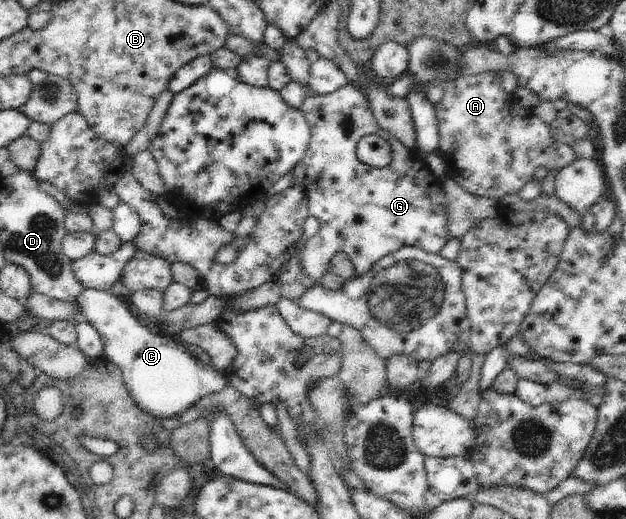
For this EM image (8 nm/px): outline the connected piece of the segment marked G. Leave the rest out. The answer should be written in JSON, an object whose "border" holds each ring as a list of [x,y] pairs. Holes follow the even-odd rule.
{"border":[[[348,83],[346,86],[340,87],[338,90],[335,90],[333,93],[328,93],[325,95],[316,95],[313,94],[306,98],[302,103],[302,106],[299,108],[299,111],[304,115],[304,118],[307,120],[311,130],[311,139],[304,152],[301,161],[305,164],[307,168],[306,178],[304,178],[303,183],[305,184],[305,189],[307,190],[307,195],[309,198],[309,216],[314,216],[319,224],[319,231],[311,236],[306,238],[301,246],[299,251],[299,257],[301,264],[304,268],[303,274],[309,274],[310,276],[315,277],[318,281],[321,278],[328,274],[329,264],[335,254],[338,254],[340,251],[344,251],[353,262],[355,266],[355,274],[363,275],[368,272],[368,269],[371,266],[374,266],[383,256],[393,253],[402,247],[413,246],[420,247],[422,250],[428,251],[429,253],[439,254],[440,250],[444,248],[444,244],[452,238],[447,227],[447,198],[444,189],[442,188],[442,179],[438,177],[429,167],[429,164],[423,159],[423,157],[417,152],[417,150],[410,150],[408,147],[405,147],[395,136],[392,136],[389,132],[386,132],[383,128],[380,128],[380,125],[375,121],[373,110],[371,109],[370,101],[367,96],[358,89],[358,86]],[[366,135],[378,135],[383,139],[386,139],[393,148],[393,159],[388,166],[384,168],[376,168],[373,166],[368,166],[363,162],[360,162],[357,157],[357,144],[358,141]]]}

